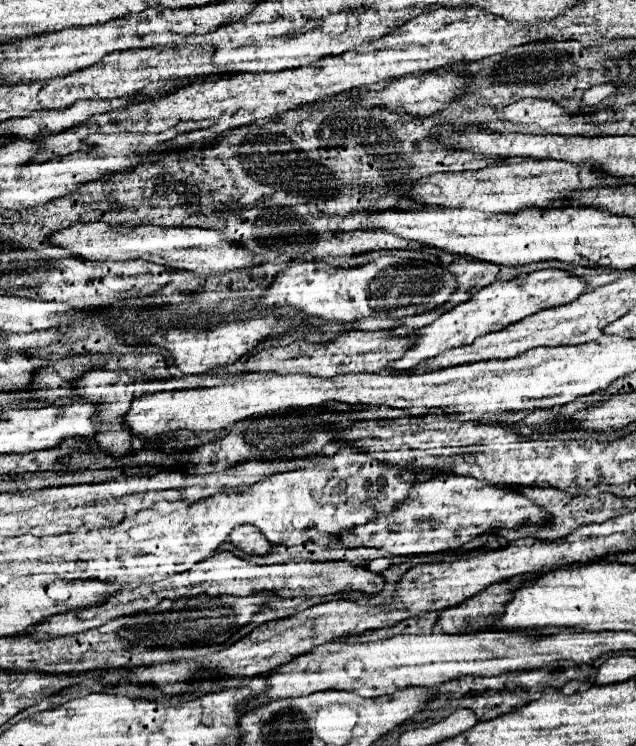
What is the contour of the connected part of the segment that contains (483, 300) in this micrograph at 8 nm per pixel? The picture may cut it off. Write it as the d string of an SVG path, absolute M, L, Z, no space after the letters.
M556 268L536 270L530 274L506 280L506 282L498 280L498 282L482 288L480 292L476 292L470 300L444 312L430 326L420 328L418 336L422 336L422 340L418 340L418 344L414 344L414 348L410 348L410 352L406 352L406 356L402 356L402 360L396 360L394 364L390 364L390 370L404 372L404 370L416 368L426 358L432 358L436 354L442 354L442 352L462 346L462 344L472 344L474 338L478 338L486 332L492 332L492 330L502 330L502 328L506 328L506 324L518 322L526 316L532 316L534 312L538 312L542 308L550 308L550 306L558 306L558 304L576 300L580 294L584 294L586 288L588 288L586 276L576 276L566 270L556 270Z

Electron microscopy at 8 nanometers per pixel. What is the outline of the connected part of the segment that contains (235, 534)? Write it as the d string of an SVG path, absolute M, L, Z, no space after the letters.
M248 524L234 528L228 540L230 544L234 544L246 554L266 554L270 550L270 542L254 526L248 526Z

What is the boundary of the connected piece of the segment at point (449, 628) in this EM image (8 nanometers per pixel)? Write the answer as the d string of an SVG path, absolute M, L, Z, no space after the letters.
M530 574L510 578L506 582L496 582L486 590L478 592L476 596L472 596L470 600L454 608L442 610L438 620L442 632L458 634L458 632L488 630L494 616L502 612L502 604L506 604L506 598L510 598L510 584L518 584L518 580L530 580Z

